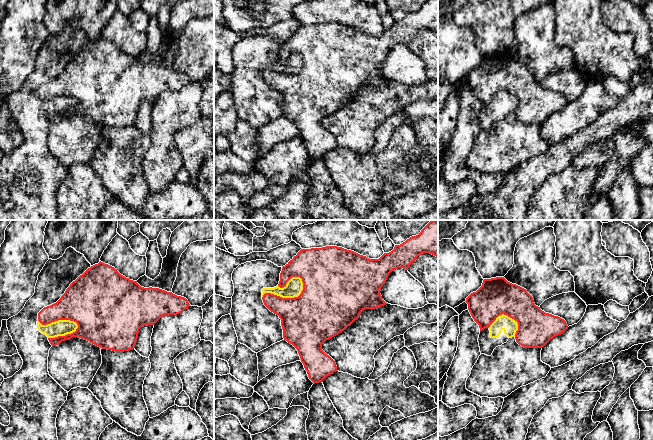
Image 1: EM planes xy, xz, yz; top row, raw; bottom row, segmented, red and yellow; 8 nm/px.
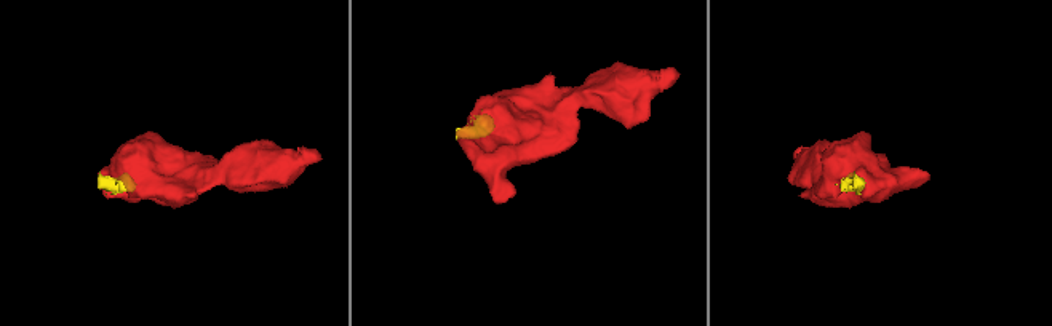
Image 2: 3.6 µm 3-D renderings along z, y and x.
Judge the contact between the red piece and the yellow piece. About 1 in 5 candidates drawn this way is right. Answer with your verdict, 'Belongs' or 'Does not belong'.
Does not belong

